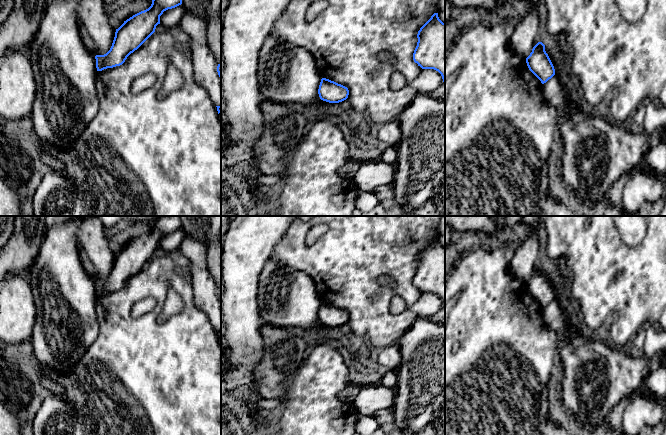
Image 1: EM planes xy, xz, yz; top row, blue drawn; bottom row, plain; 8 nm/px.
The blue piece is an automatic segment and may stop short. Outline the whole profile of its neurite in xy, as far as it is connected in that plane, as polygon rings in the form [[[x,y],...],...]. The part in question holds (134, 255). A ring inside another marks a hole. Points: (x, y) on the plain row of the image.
[[[161,216],[152,223],[148,233],[124,245],[116,253],[110,274],[104,279],[95,280],[97,295],[122,289],[155,256],[163,236],[181,228],[179,216]]]

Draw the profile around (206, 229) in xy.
[[[179,216],[185,236],[208,245],[221,234],[221,216]]]

